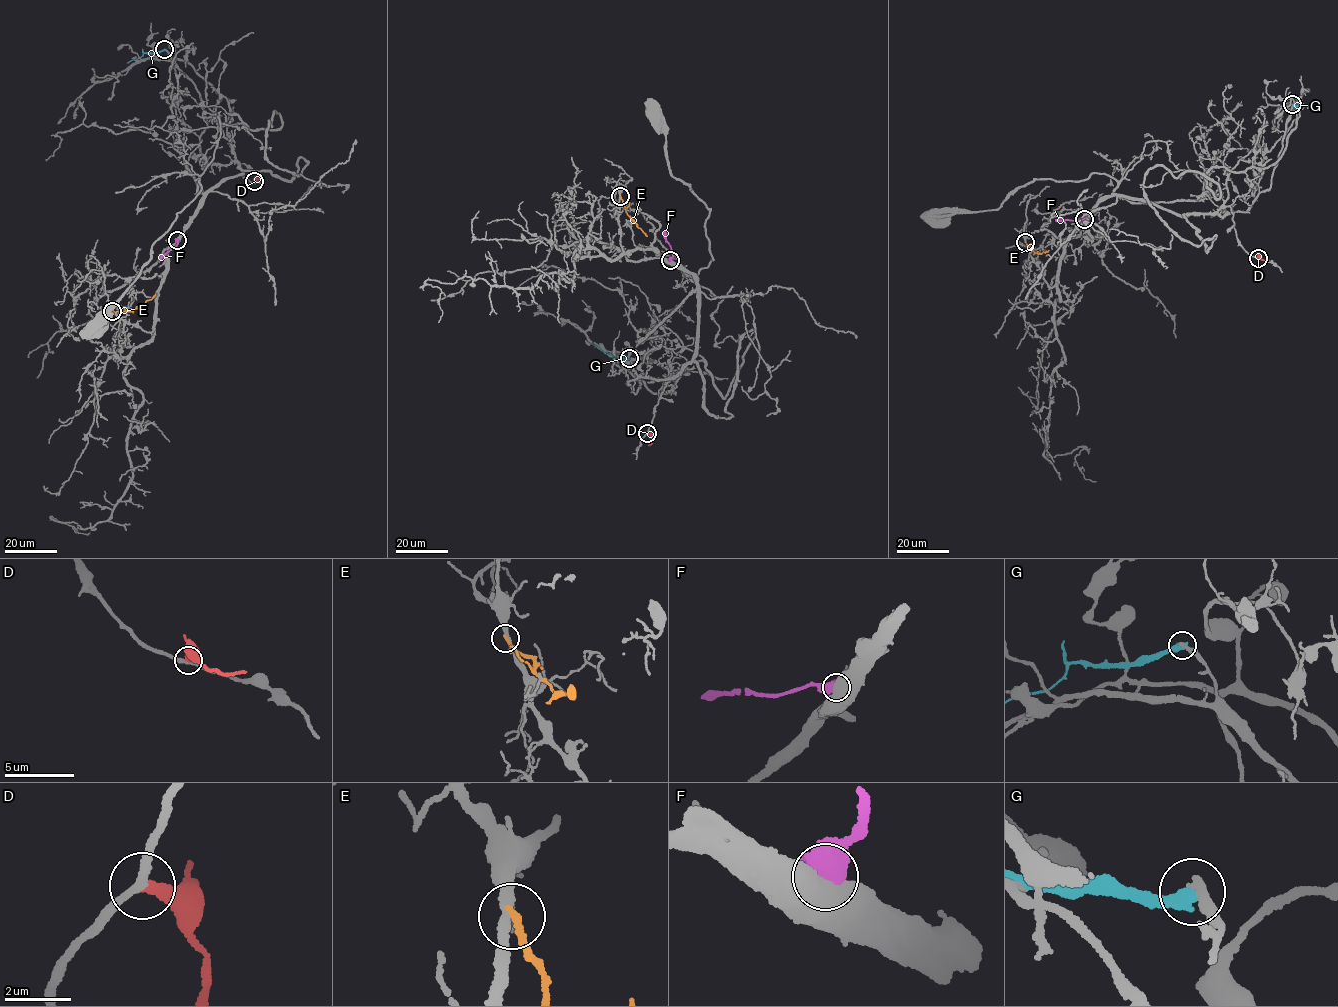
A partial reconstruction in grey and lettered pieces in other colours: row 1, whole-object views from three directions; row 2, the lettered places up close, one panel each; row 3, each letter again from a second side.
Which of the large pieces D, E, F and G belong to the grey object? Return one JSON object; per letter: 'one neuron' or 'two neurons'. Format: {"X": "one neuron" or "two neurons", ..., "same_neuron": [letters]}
{"D": "two neurons", "E": "two neurons", "F": "two neurons", "G": "two neurons", "same_neuron": []}

